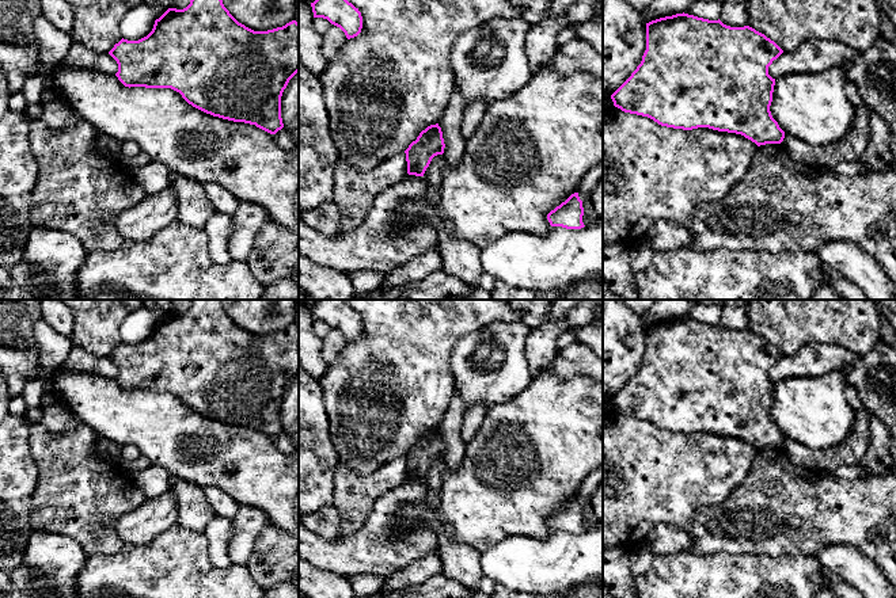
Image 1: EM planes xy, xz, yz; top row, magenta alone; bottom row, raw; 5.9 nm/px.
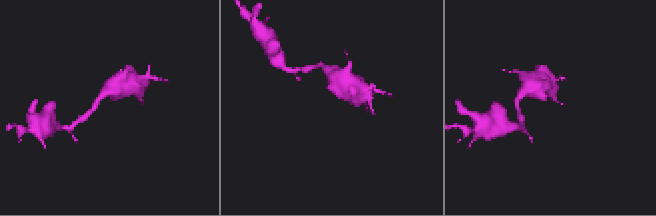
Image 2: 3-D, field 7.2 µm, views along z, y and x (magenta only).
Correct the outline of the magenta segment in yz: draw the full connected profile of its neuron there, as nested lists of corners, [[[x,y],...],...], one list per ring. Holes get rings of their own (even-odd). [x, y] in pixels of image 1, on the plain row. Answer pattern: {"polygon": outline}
{"polygon": [[[684,316],[660,321],[646,327],[646,354],[642,365],[611,403],[622,415],[648,420],[661,430],[683,434],[709,431],[736,437],[758,450],[781,447],[785,435],[770,415],[775,382],[768,378],[768,370],[782,357],[774,344],[749,330],[730,331],[720,323],[709,324]]]}

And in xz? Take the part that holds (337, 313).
{"polygon": [[[318,300],[311,306],[314,321],[327,323],[339,331],[348,343],[357,340],[362,332],[362,320],[358,312],[343,300]]]}

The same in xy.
{"polygon": [[[191,300],[183,313],[168,312],[155,324],[152,335],[138,343],[121,343],[109,358],[117,365],[115,380],[125,391],[171,392],[193,411],[234,426],[244,426],[276,438],[284,431],[281,400],[289,384],[299,376],[299,327],[254,335],[239,327],[224,311],[220,300]]]}

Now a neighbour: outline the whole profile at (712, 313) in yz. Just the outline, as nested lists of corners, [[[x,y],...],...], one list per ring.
[[[695,304],[692,309],[684,317],[709,323],[709,324],[718,324],[721,321],[722,312],[724,312],[722,305]]]

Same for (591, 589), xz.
[[[592,579],[573,586],[563,598],[603,598],[603,587]]]

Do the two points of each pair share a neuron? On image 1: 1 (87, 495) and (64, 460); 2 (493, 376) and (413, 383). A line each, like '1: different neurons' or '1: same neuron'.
1: same neuron
2: different neurons

